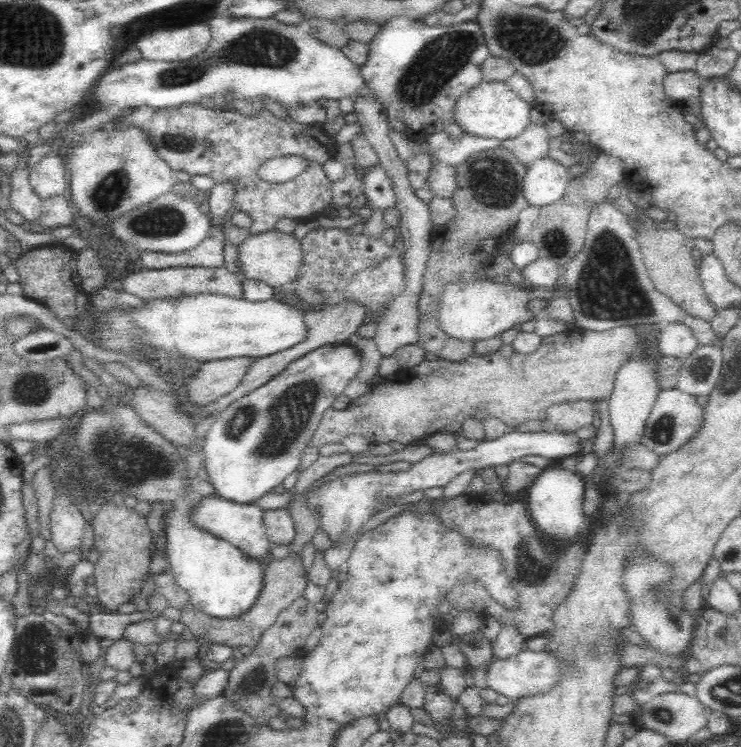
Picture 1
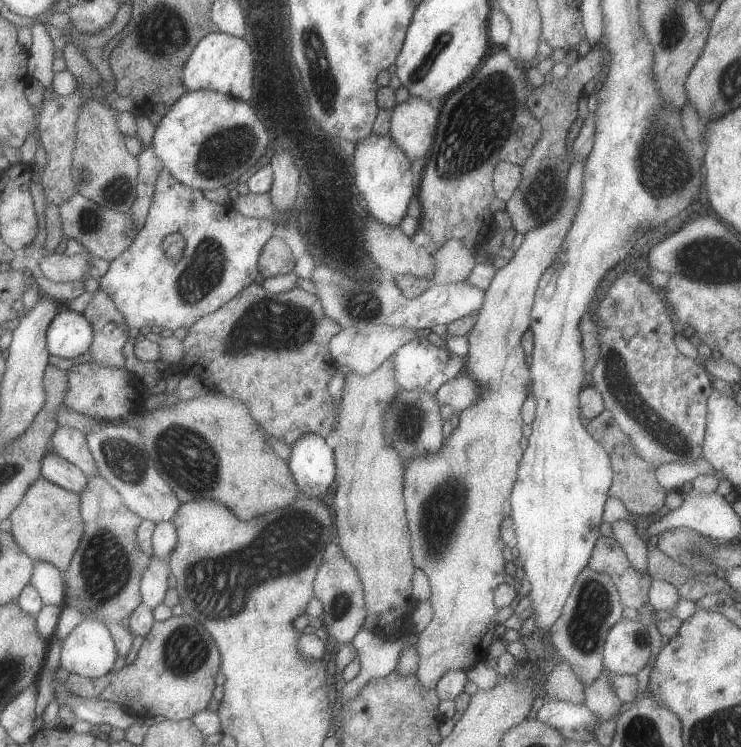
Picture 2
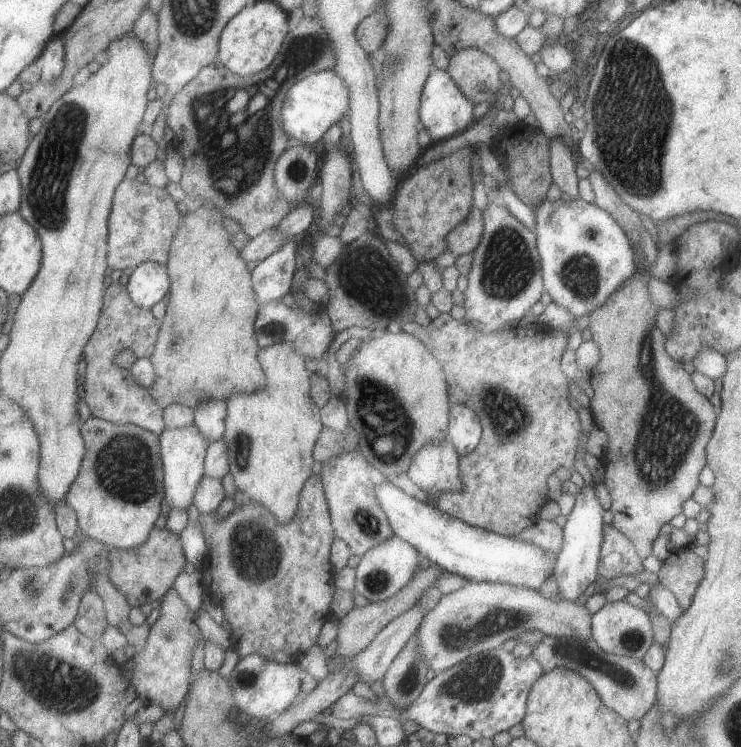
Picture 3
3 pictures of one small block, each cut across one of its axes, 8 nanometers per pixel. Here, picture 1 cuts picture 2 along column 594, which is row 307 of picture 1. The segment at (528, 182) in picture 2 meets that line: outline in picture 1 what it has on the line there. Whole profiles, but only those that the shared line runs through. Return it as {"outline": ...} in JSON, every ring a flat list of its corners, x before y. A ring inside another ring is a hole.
{"outline":[[67,246,37,247,12,260,18,271,18,281,24,296,46,305,69,329,78,322,78,309,74,305,76,293,80,293,81,280,76,273,77,254]]}

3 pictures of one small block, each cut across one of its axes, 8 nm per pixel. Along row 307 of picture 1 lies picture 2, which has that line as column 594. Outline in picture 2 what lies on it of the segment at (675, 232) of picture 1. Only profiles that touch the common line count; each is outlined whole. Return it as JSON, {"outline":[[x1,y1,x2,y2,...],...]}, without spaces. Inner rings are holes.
{"outline":[[603,671,591,684,584,686,583,703,587,710,591,710,593,716,600,720,615,721,622,713,620,710,622,702,609,686,609,680]]}

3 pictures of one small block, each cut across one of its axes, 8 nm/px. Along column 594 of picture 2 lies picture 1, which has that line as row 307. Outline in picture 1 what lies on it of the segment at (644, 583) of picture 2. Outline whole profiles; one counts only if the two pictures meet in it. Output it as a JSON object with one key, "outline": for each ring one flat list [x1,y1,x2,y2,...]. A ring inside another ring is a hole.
{"outline":[[559,295,548,298,544,304,541,316,562,321,570,325,563,332,541,337,540,345,530,353,520,353,513,350,509,356,499,353,499,350,482,354,470,355,460,362,451,363,444,359,423,360,420,364,403,368,400,372,384,377,369,388,366,394,350,400,348,406,341,410,330,407,324,414,316,432,310,438,308,446,320,448,326,444,341,444,342,440,351,434,360,434,368,444,399,442,405,446,423,443,431,434,451,430,452,425,462,425,469,418,474,418,482,424,487,418,498,418,507,426,513,428,526,427,538,420,546,424,549,406,577,400,609,400,614,386,616,370,642,346,638,333,632,326,615,326,606,330,582,329,571,325,574,316,569,300]]}

